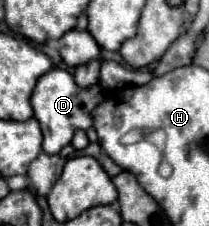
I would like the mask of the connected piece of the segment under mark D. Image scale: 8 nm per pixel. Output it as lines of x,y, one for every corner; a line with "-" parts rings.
50,69
48,73
44,73
34,91
32,91
32,109
34,109
34,117
38,119
42,133
44,133
44,143
42,149
48,155
56,155
64,145
68,145
74,137
76,129
86,131
92,121
90,121
90,111
104,99
104,89
100,85
92,85
92,87
80,87
72,73
66,69

